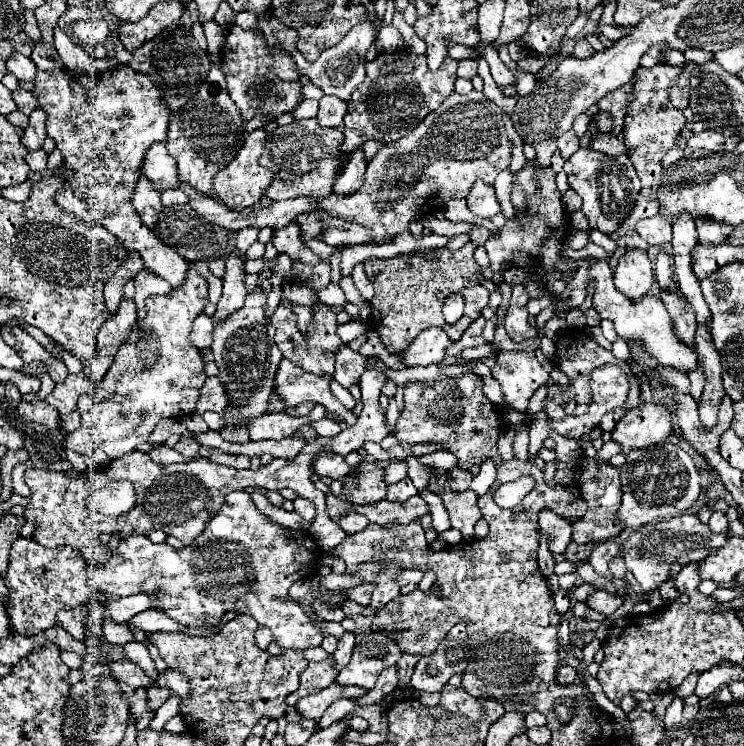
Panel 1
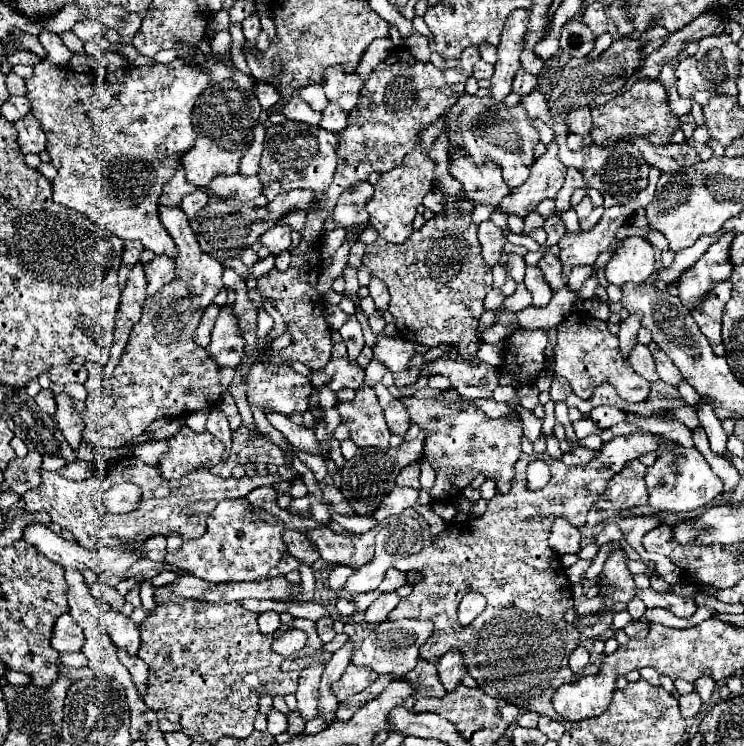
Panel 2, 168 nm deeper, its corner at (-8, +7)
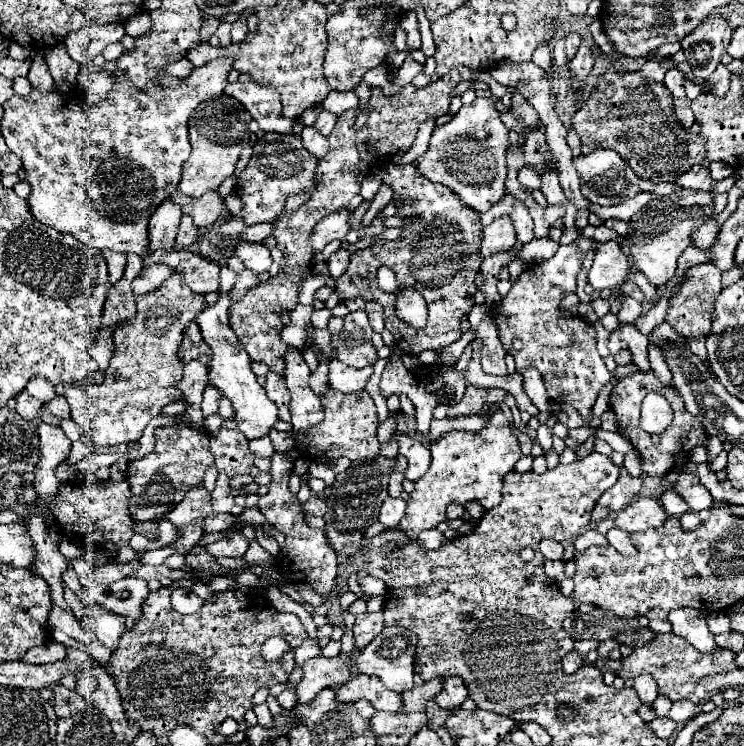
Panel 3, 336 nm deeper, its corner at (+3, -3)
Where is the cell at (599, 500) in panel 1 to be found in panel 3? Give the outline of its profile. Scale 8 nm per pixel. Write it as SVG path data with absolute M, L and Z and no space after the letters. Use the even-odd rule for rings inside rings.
M622 468L618 482L610 490L606 490L600 496L600 500L596 502L596 508L592 512L592 520L600 522L606 516L610 516L612 512L620 512L622 508L630 506L638 498L640 488L642 488L642 478L634 478L628 474L626 468Z

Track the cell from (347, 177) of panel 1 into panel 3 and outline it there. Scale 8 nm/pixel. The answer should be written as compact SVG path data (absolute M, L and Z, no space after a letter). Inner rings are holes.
M342 210L342 212L322 218L322 222L316 224L316 228L312 230L312 236L310 236L310 246L312 246L314 254L322 252L328 242L342 240L348 234L348 230L350 230L348 216L350 216L350 212Z

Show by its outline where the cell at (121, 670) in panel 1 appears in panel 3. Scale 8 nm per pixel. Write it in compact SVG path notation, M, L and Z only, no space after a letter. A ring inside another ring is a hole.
M98 604L84 606L84 614L80 618L80 624L86 630L92 630L98 636L98 640L110 650L116 650L120 636L126 632L124 616L118 616Z

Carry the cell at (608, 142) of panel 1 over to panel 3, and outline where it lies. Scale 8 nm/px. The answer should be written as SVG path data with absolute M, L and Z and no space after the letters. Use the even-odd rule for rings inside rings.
M694 166L692 170L688 170L686 174L678 178L678 184L684 188L692 188L692 190L712 192L712 186L716 184L716 180L710 176L710 172L704 166Z

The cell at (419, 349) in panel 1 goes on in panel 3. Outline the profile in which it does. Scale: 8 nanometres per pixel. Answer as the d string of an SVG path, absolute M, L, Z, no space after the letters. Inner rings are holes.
M354 310L348 316L344 316L342 330L338 334L332 334L330 338L330 344L336 350L336 358L350 368L364 368L366 364L374 364L378 358L376 358L376 348L372 346L372 340L370 340L372 334L374 332L368 324L368 316L364 310Z

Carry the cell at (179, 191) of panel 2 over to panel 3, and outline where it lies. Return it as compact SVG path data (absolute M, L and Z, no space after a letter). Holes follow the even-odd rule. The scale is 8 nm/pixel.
M164 200L148 222L148 254L156 250L170 250L176 240L176 228L180 224L180 206Z

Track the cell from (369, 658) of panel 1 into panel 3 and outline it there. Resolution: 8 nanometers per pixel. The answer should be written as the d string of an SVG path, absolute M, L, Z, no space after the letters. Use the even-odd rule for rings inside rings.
M390 626L384 628L362 652L356 654L356 668L362 674L376 674L380 680L396 692L406 692L414 688L414 652L416 652L416 634L400 628L400 626Z

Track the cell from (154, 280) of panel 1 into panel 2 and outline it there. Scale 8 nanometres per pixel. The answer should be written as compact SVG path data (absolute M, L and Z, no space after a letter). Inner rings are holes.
M155 256L151 262L145 264L145 276L147 276L147 296L153 296L159 292L159 288L167 282L171 282L175 270L175 262L169 256Z

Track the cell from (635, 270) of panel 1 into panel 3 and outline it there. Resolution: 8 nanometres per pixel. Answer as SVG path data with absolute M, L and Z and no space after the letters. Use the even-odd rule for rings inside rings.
M610 240L596 248L592 266L588 270L588 282L594 290L610 290L622 282L630 272L630 262L618 242Z

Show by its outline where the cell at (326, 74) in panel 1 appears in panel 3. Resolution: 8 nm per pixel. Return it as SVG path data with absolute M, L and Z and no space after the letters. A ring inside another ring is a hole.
M322 110L322 112L318 114L316 122L314 122L314 128L316 128L322 136L328 136L328 134L332 132L334 124L336 124L336 116L334 116L334 114L330 114L328 110Z

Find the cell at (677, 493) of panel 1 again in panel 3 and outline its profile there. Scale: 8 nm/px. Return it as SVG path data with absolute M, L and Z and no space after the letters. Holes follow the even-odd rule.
M682 472L678 482L674 484L674 490L686 500L686 504L690 506L692 512L700 512L704 508L710 508L714 502L710 492L698 482L698 476L694 476L694 474Z

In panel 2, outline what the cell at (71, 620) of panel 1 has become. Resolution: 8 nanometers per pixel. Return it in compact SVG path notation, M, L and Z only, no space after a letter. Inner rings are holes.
M67 612L61 614L53 626L51 646L57 652L75 652L81 650L83 642L85 642L85 634L83 630L79 630L79 624Z

